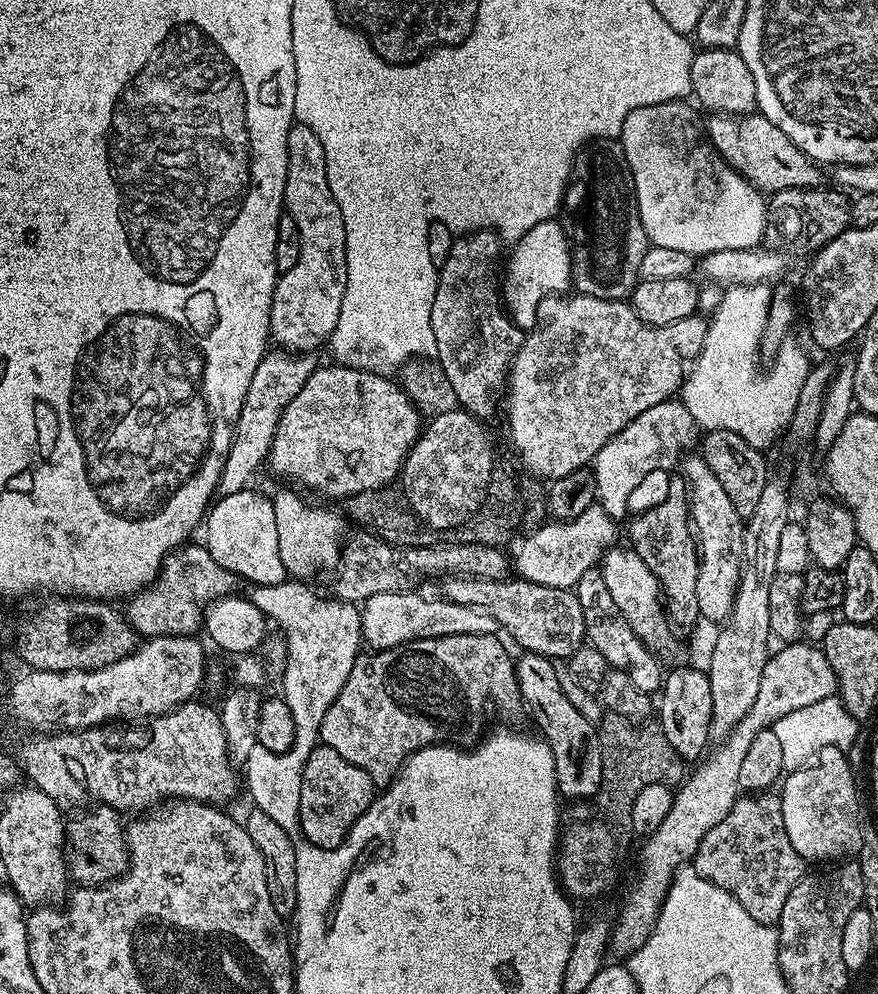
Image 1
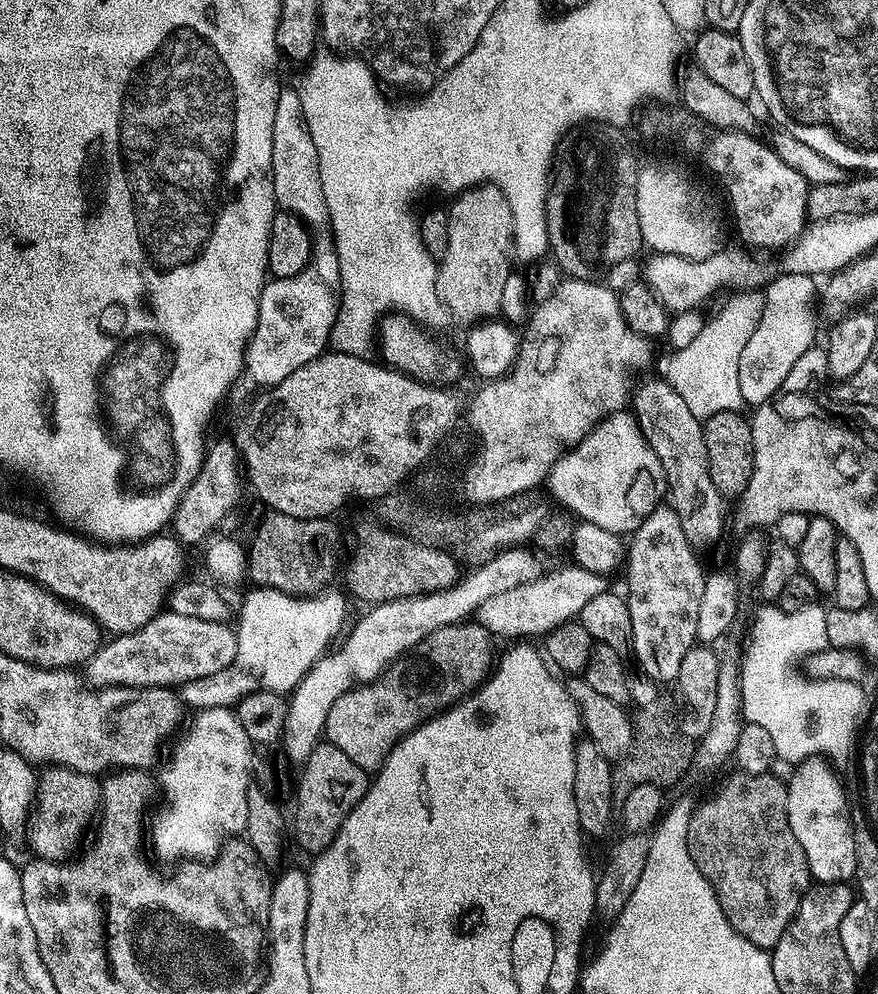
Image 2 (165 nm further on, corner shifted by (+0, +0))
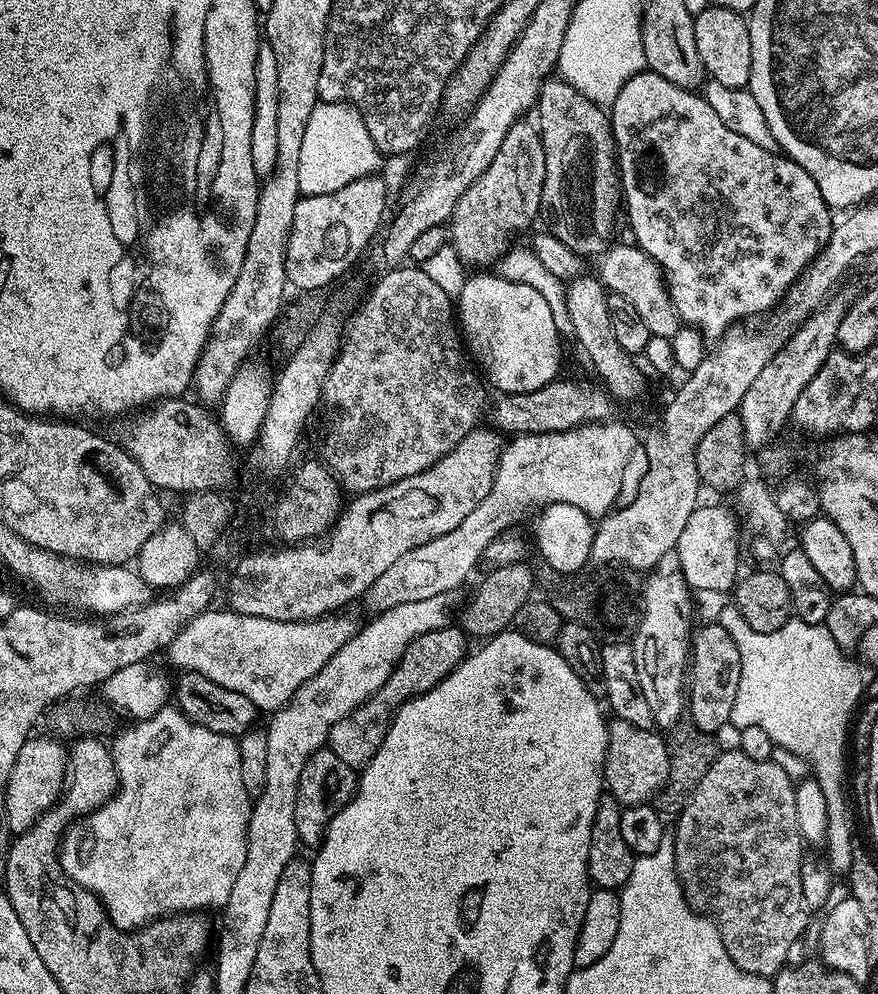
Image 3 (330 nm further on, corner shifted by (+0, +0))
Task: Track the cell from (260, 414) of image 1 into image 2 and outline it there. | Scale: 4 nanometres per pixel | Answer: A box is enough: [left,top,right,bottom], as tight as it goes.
[170,441,242,545]

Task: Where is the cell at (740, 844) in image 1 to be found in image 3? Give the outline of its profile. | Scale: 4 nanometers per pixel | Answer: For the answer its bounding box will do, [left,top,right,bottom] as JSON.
[674,750,810,978]

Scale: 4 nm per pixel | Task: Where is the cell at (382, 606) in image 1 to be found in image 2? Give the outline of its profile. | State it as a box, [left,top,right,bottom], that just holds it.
[478,566,605,638]

